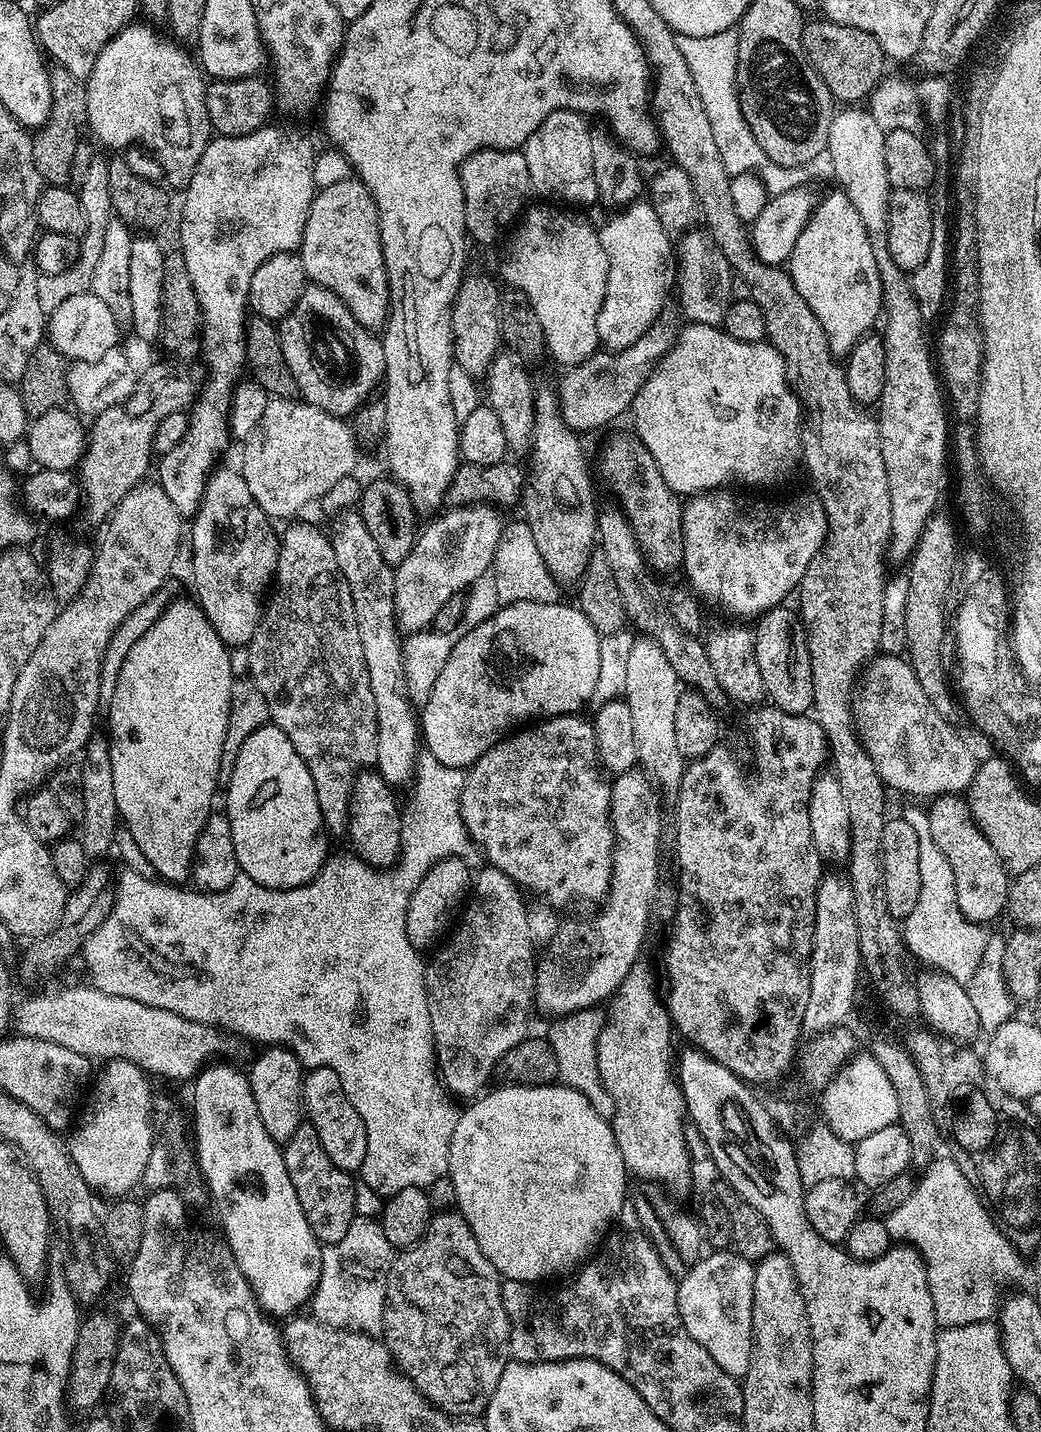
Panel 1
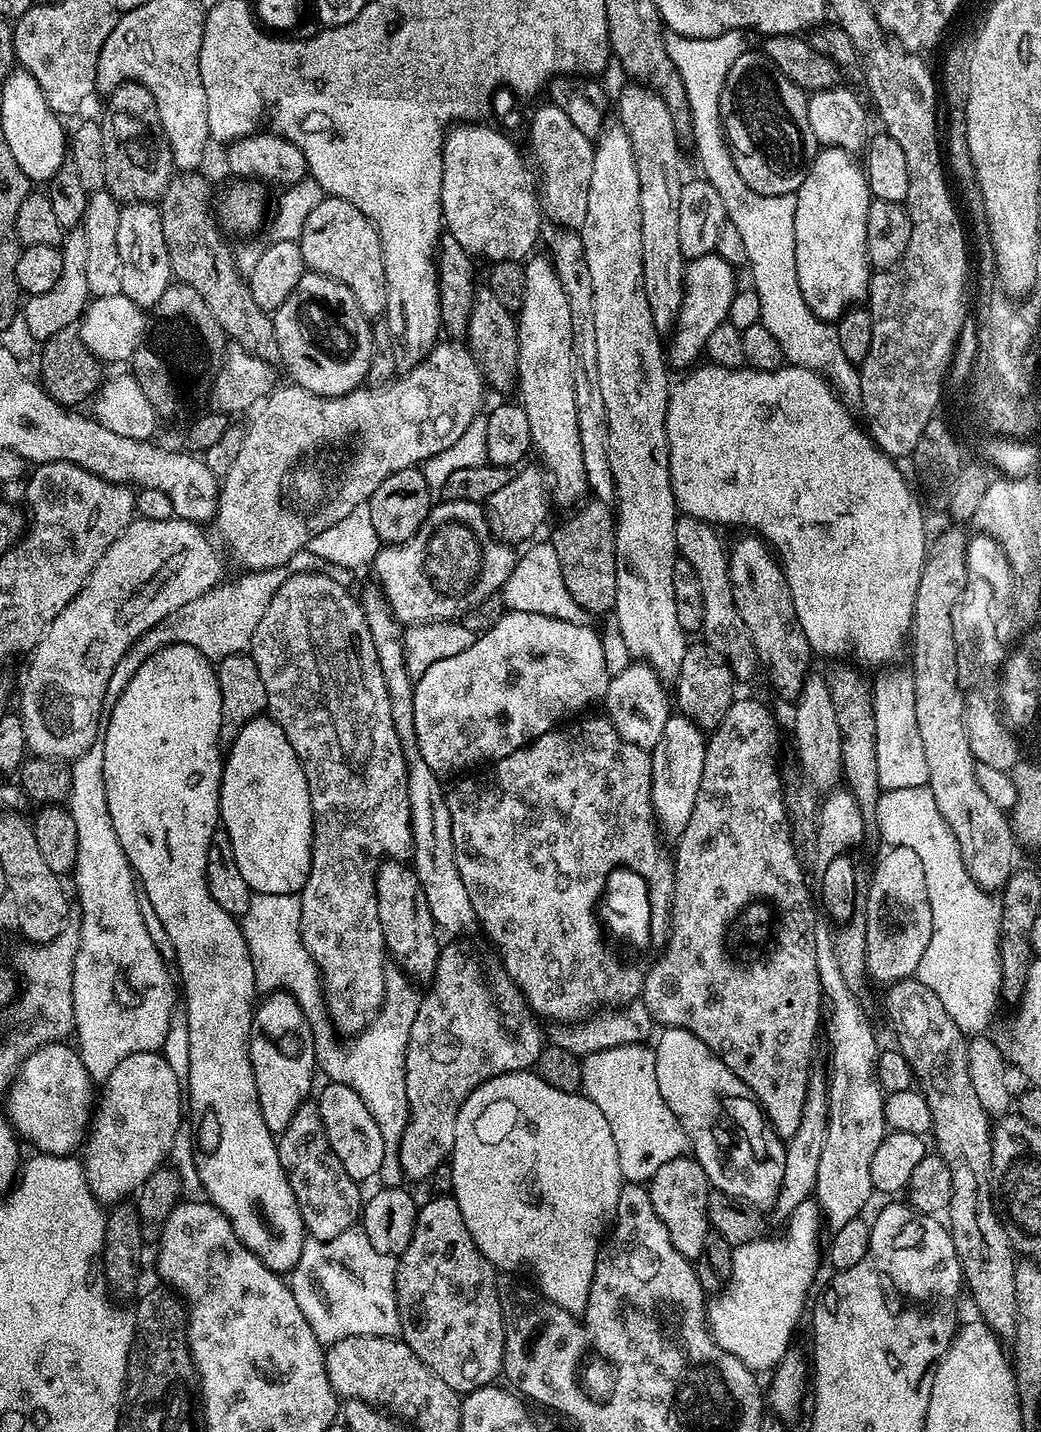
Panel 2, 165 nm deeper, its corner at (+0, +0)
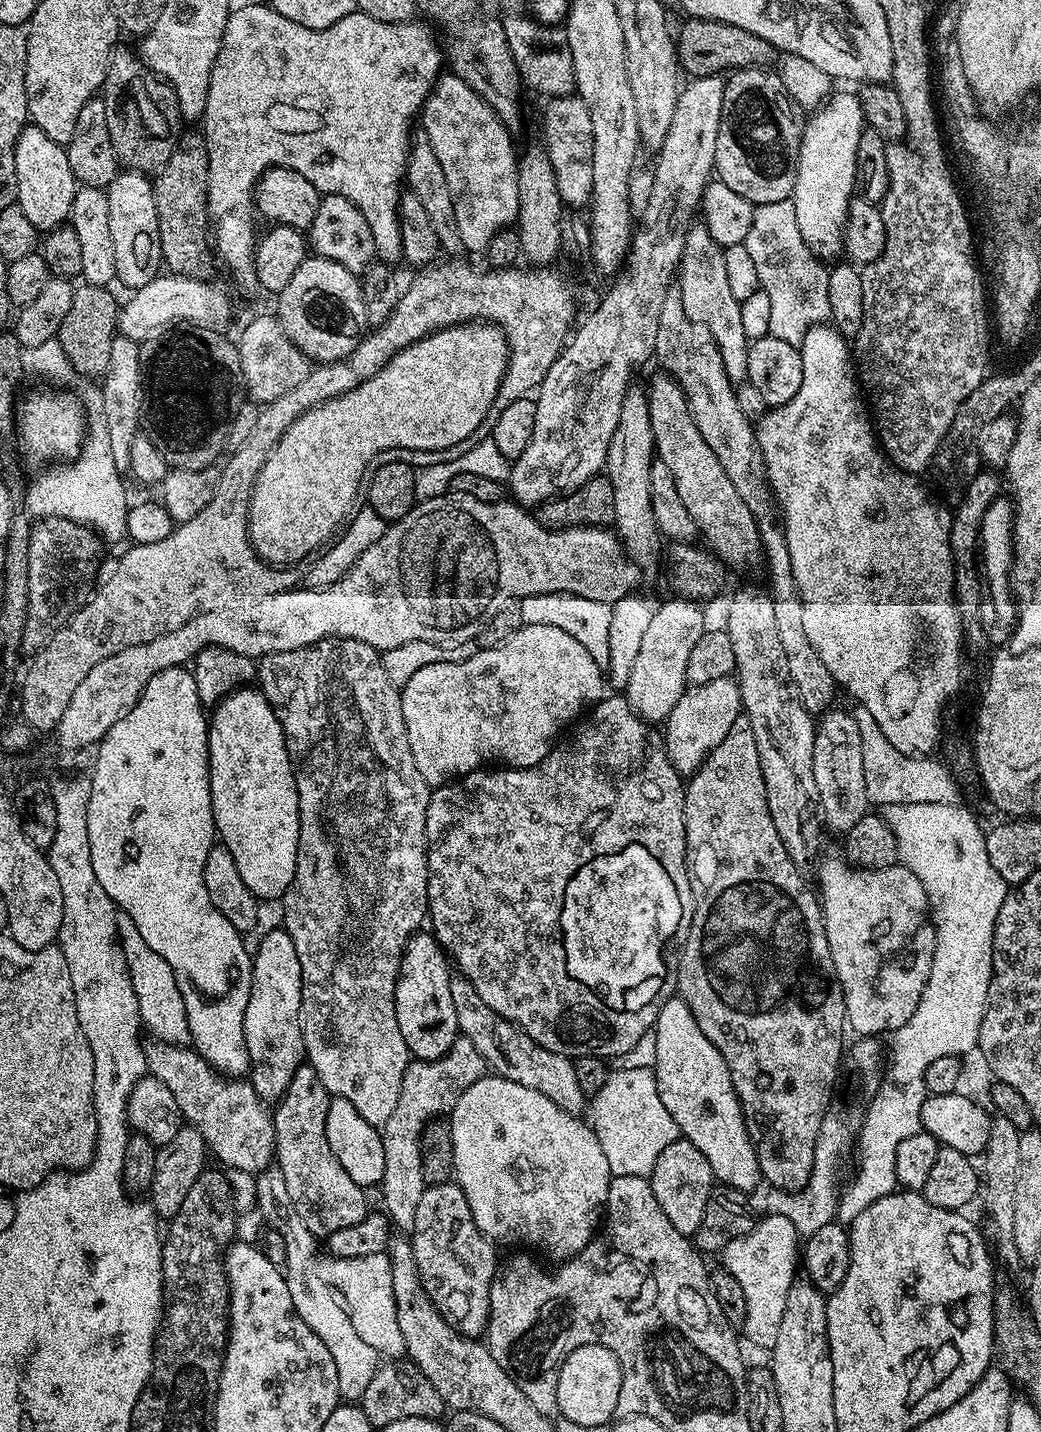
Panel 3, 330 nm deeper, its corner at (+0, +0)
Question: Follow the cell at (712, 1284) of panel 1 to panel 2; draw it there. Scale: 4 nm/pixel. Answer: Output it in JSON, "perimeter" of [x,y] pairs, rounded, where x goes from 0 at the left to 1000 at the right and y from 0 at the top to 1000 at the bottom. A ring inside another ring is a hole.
{"perimeter":[[[777,837],[769,839],[767,845],[759,848],[752,855],[750,863],[739,862],[724,867],[709,869],[703,873],[703,888],[695,899],[687,903],[678,911],[678,924],[680,929],[690,940],[697,946],[705,946],[709,951],[713,951],[720,957],[727,959],[737,959],[745,955],[754,945],[758,943],[757,937],[761,934],[761,929],[768,922],[768,918],[773,917],[772,907],[784,891],[784,882],[790,880],[790,850],[783,837]]]}

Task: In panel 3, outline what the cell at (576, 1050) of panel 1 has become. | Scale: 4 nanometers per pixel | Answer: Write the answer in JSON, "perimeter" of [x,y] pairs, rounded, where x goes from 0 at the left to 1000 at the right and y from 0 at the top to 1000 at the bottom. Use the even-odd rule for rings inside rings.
{"perimeter":[[[625,746],[585,748],[578,761],[574,761],[574,764],[568,766],[567,777],[568,774],[567,784],[573,789],[574,797],[578,797],[578,806],[582,806],[582,811],[586,811],[589,821],[625,822],[628,811],[632,811],[632,806],[636,806],[636,803],[640,803],[644,797],[654,795],[653,788],[647,781],[644,781],[644,775],[636,772],[630,750]]]}

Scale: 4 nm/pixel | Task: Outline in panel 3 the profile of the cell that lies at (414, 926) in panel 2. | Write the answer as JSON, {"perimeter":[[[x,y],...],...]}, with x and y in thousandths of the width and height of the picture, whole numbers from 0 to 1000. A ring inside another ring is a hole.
{"perimeter":[[[404,649],[392,656],[378,691],[378,705],[382,719],[386,719],[386,725],[399,740],[425,739],[442,723],[440,708],[436,708],[436,697],[432,694],[435,681],[431,668],[414,650]]]}

